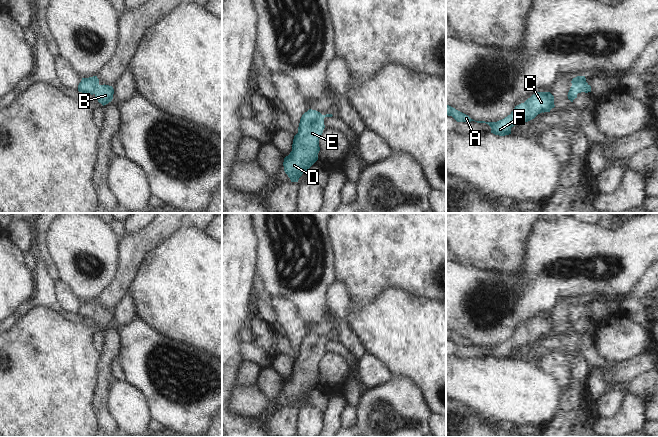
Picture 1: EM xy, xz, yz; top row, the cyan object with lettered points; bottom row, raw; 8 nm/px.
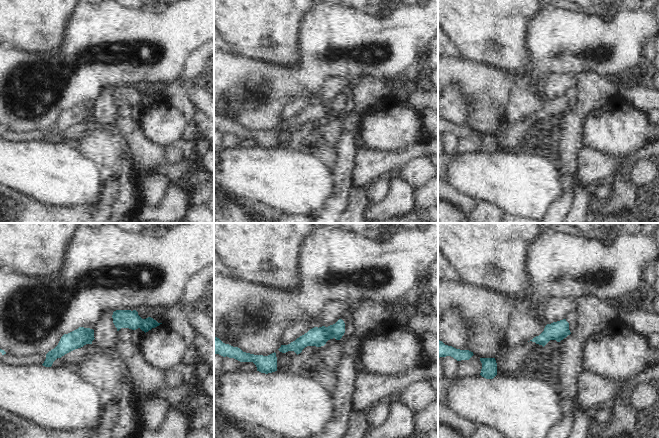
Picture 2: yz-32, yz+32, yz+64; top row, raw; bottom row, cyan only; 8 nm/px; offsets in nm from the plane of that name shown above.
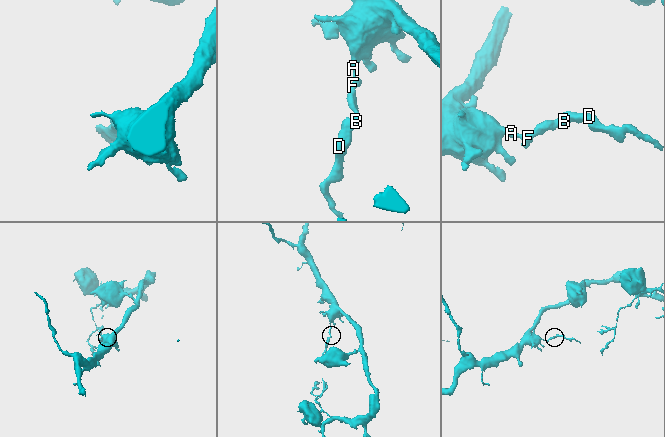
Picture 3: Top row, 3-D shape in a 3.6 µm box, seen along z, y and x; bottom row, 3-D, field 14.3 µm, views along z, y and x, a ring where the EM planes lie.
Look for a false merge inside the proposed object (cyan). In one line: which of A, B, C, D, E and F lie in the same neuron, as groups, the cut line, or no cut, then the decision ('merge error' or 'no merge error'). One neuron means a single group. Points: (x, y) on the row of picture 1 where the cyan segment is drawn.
groups A B C D E F; cut none; no merge error

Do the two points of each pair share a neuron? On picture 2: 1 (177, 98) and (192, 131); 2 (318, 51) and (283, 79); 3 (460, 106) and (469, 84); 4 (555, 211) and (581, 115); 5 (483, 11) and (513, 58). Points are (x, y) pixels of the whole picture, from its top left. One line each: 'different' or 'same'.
1: same
2: same
3: different
4: same
5: same

